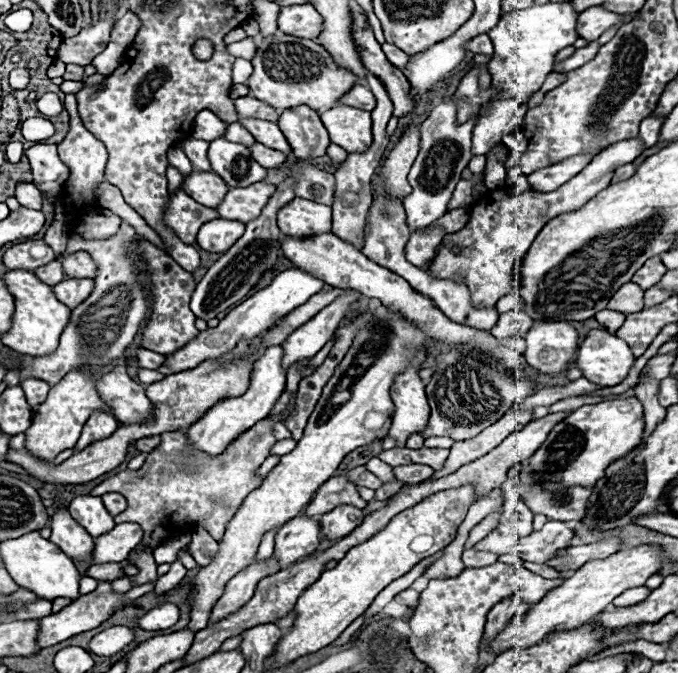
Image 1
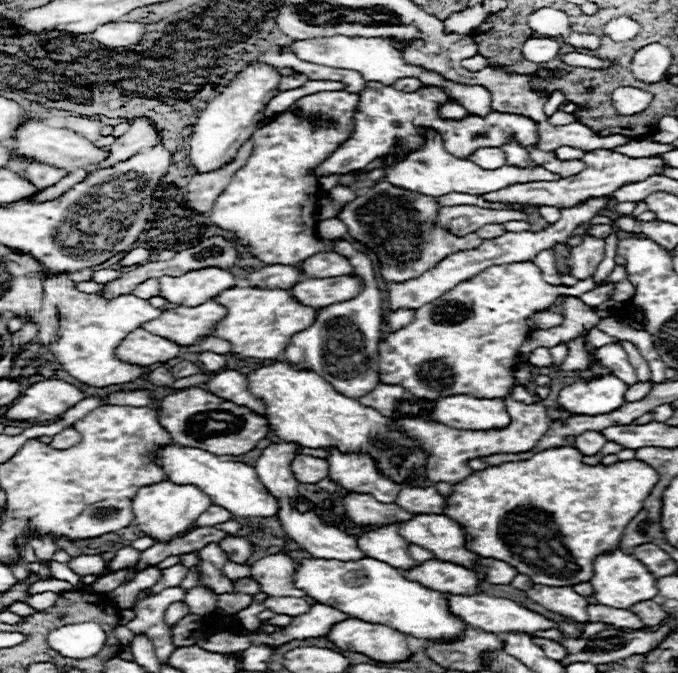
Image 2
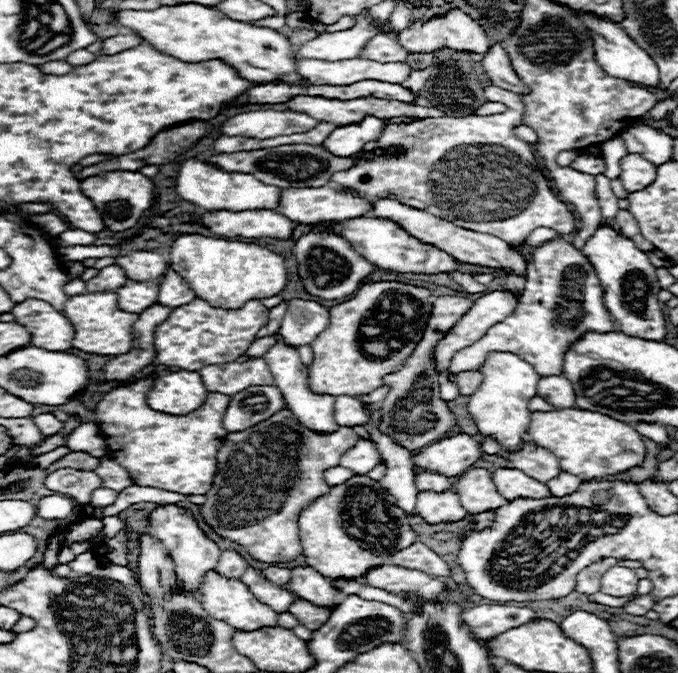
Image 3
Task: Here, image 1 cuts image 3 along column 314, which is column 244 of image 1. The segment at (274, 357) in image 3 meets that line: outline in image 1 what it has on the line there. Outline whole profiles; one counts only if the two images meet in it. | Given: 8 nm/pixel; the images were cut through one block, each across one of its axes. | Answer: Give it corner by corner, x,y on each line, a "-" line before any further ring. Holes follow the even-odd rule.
270,346
266,348
266,352
254,362
252,368
252,378
250,378
250,388
246,390
246,394
238,396
238,398
228,398
222,400
220,404
216,404
212,410
206,412
206,416
202,416
196,424
192,424
186,430
186,438
190,442
190,446
194,450
206,452
208,456
218,456
224,452
224,448
228,448
228,444
232,440
236,440
242,432
246,432
248,428
252,428
256,422
264,420
272,406
276,404
276,400
280,398
280,394
284,392
284,382
286,382
286,372
280,368
282,362
282,348
280,346

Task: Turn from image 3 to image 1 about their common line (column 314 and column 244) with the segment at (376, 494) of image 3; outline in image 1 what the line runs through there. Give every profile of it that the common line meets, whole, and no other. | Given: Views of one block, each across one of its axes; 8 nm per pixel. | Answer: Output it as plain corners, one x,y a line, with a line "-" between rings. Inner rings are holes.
380,306
374,310
374,322
366,324
358,332
346,358
322,388
322,396
312,416
308,418
302,440
290,454
284,454
280,462
266,474
262,484
246,496
244,504
228,522
226,532
218,542
218,554
212,556
212,562
208,566
202,566
194,576
190,598
192,612
188,624
192,632
198,632
208,624
210,612
222,596
226,582
248,568
252,562
256,562
256,550
262,536
268,530
300,516
310,504
312,496
318,492
320,484
324,484
334,474
344,456
378,438
376,432
368,432
364,428
364,418
368,412
384,412
388,416
392,414
390,386
394,378
408,366
408,360
414,356
414,350
422,346
424,338
426,336
422,330
418,330
402,316
394,316
394,312
390,312
388,308

